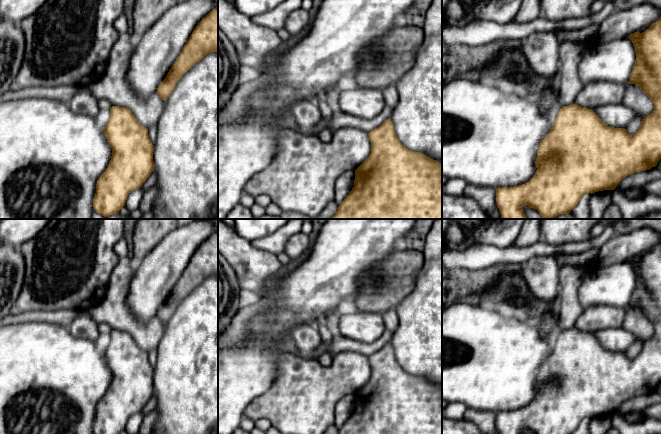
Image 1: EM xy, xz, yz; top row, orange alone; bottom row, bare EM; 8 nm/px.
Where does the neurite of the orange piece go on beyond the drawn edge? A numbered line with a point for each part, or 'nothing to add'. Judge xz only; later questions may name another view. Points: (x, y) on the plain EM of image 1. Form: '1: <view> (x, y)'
nothing to add

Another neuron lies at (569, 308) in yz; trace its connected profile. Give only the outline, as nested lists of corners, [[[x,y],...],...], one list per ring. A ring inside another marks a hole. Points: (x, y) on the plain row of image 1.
[[[564,265],[559,270],[559,295],[557,302],[558,324],[562,331],[576,327],[583,313],[578,290],[584,278],[589,274],[582,267]]]

